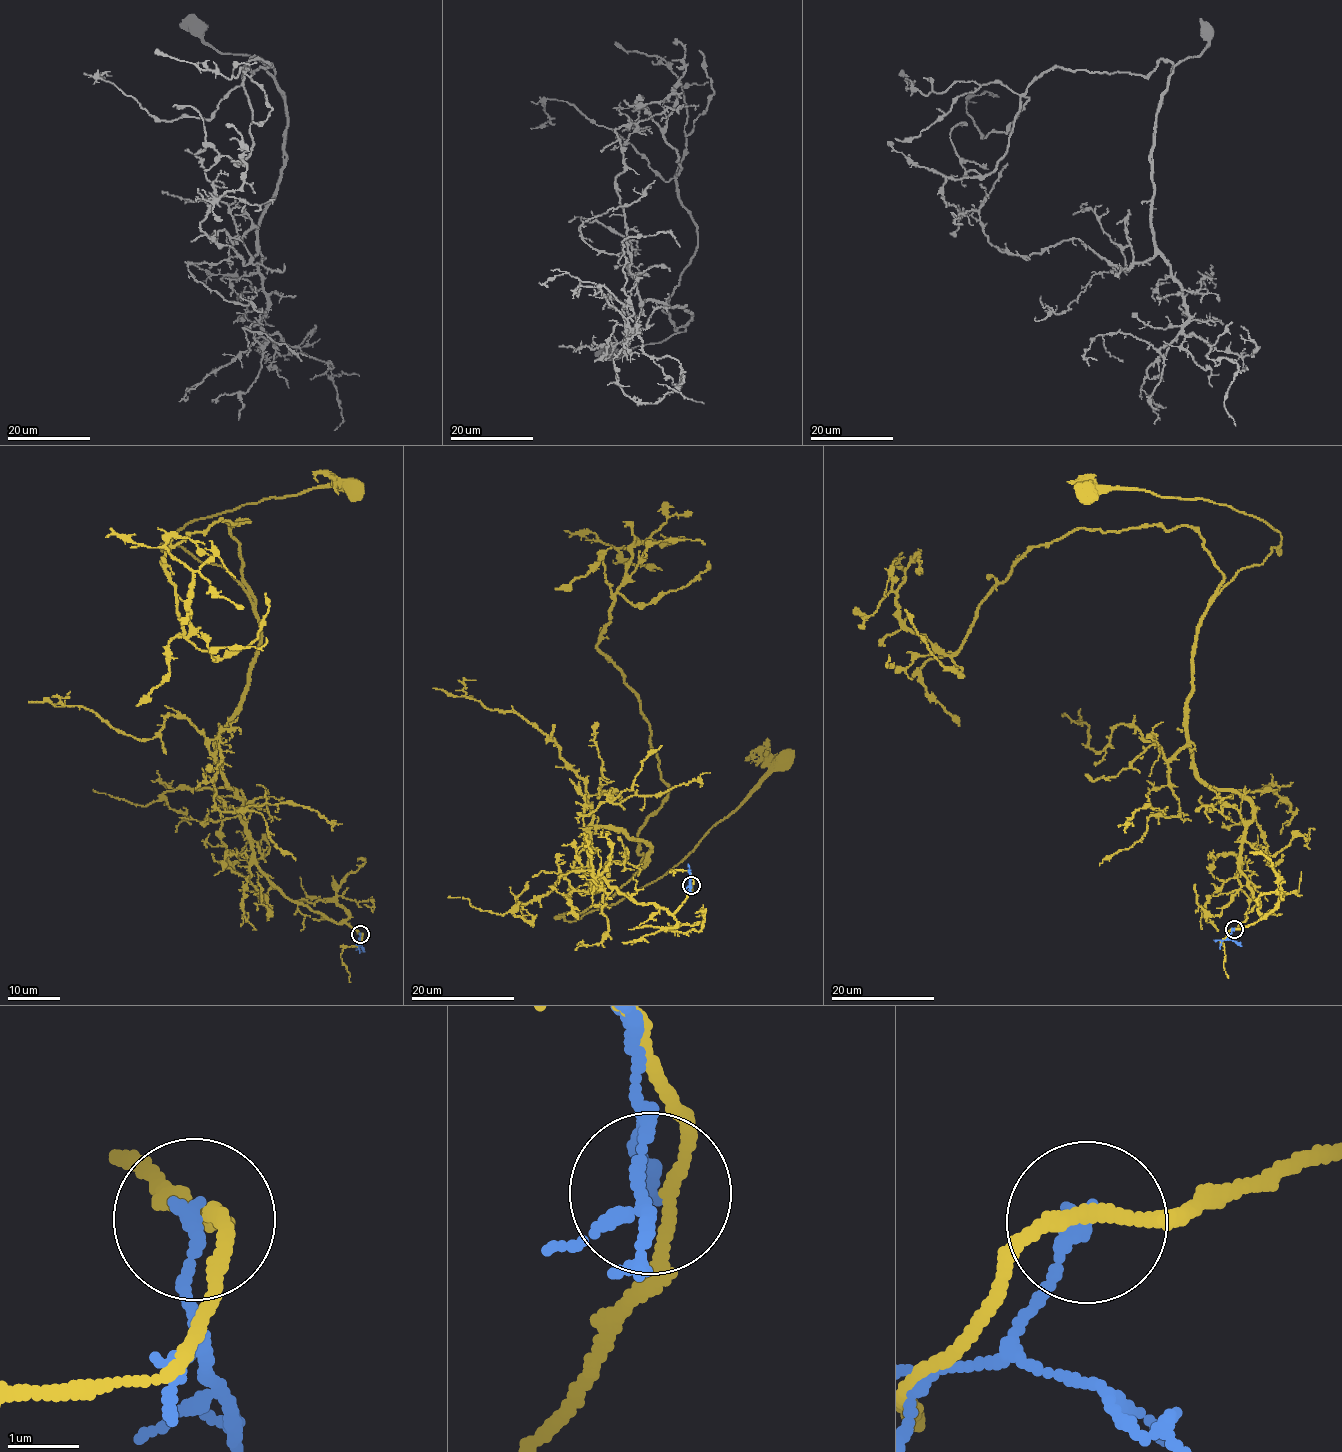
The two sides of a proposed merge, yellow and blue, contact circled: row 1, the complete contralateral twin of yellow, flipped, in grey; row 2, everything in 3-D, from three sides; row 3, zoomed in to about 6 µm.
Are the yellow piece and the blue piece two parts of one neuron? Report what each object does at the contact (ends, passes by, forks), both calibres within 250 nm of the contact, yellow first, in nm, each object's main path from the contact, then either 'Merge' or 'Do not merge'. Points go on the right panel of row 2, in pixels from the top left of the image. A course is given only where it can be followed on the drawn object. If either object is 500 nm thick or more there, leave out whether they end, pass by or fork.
At the ring yellow passes by. At the ring blue ends. Thickness 170 nm (yellow) against 240 nm. Course of yellow: (1234, 929), (1265, 917), (1250, 802), (1199, 778), (1186, 706), (1197, 624), (1280, 533), (1086, 492). Course of blue: (1234, 929), (1229, 938), (1241, 946). Do not merge

